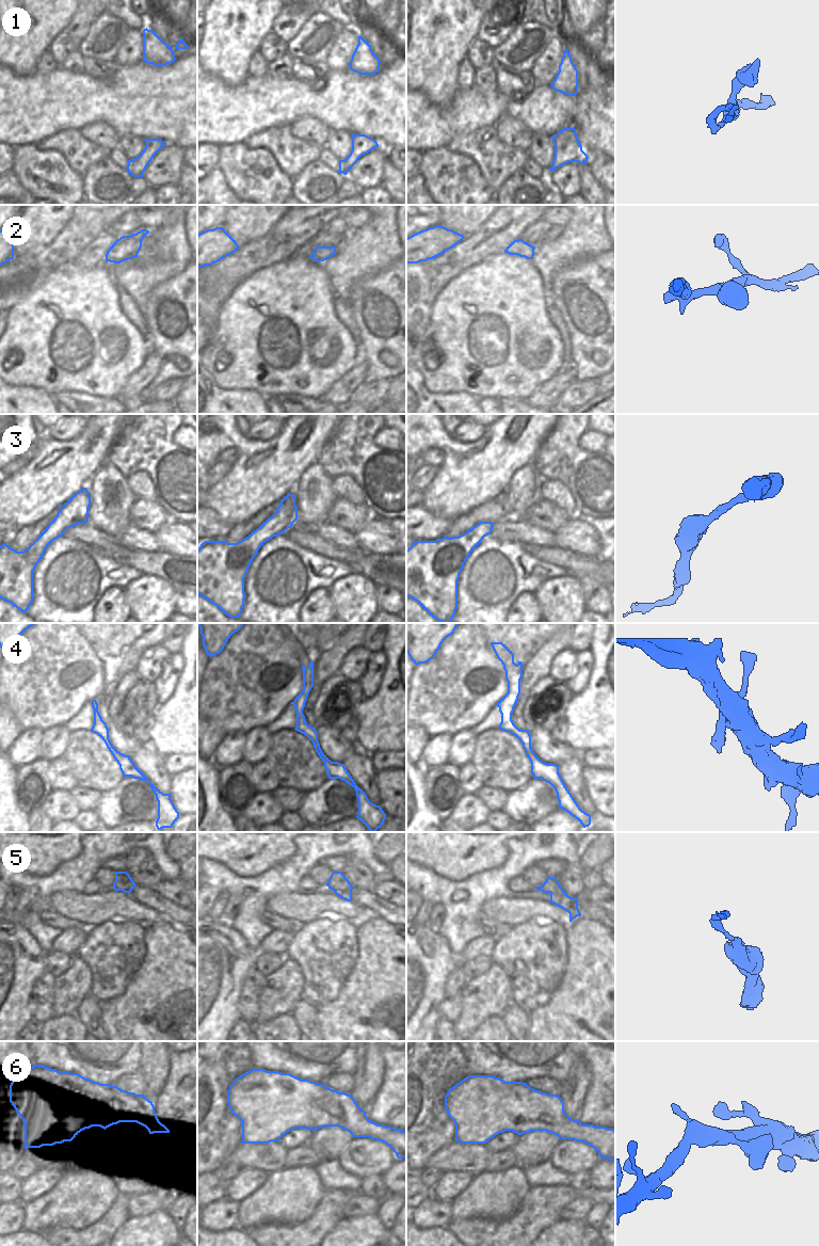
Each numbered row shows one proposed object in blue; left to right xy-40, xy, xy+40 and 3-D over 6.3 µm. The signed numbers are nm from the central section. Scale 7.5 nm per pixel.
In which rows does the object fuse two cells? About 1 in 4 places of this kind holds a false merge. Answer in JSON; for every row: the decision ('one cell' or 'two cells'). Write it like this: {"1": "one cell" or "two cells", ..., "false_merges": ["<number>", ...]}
{"1": "one cell", "2": "one cell", "3": "one cell", "4": "one cell", "5": "one cell", "6": "one cell", "false_merges": []}

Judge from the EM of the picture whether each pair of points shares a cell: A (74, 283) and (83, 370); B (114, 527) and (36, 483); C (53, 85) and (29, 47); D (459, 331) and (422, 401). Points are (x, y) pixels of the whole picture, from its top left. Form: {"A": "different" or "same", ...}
{"A": "same", "B": "different", "C": "different", "D": "different"}

